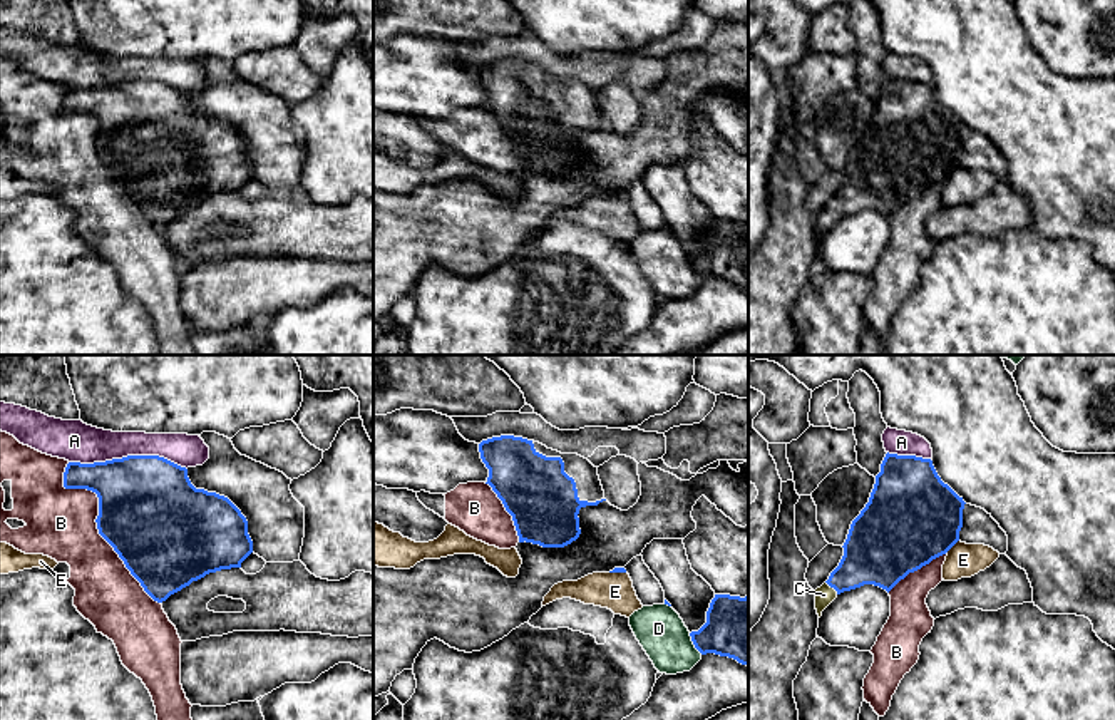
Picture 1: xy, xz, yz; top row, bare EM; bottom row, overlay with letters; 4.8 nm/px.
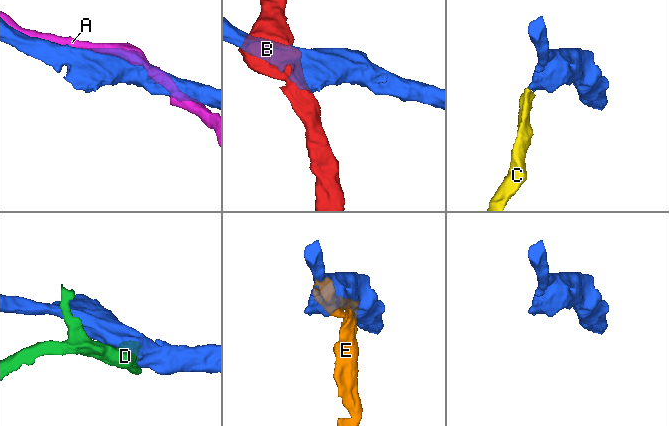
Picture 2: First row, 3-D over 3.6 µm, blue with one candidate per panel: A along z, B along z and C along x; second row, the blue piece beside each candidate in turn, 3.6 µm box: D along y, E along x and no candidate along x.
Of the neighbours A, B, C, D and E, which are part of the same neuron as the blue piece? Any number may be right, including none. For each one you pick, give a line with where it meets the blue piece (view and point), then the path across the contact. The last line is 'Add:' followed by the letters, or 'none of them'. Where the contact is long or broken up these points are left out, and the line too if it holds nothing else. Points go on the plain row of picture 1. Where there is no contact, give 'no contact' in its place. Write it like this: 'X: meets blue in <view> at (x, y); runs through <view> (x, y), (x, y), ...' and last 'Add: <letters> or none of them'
C: meets blue in yz at (832, 211); runs through yz (873, 178), (832, 211), (824, 220)
Add: C

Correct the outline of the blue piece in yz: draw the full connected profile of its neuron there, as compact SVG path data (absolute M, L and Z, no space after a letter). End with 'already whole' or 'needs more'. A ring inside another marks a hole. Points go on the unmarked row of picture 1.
M887 77L869 127L850 149L839 191L815 214L819 243L840 218L864 209L889 218L909 198L946 179L959 166L964 129L963 122L941 105L931 84Z; needs more

